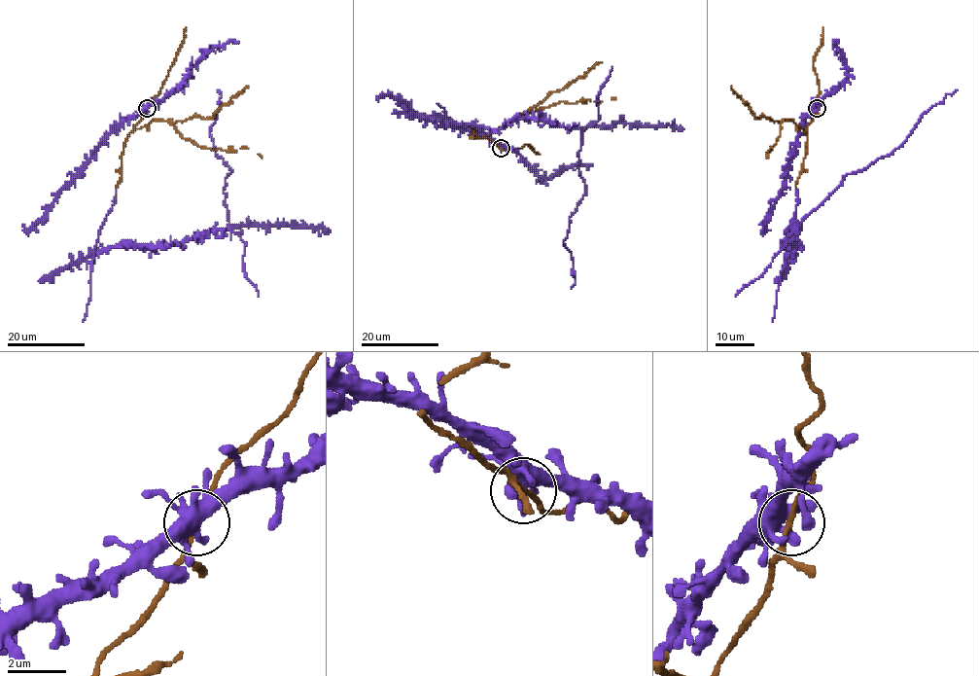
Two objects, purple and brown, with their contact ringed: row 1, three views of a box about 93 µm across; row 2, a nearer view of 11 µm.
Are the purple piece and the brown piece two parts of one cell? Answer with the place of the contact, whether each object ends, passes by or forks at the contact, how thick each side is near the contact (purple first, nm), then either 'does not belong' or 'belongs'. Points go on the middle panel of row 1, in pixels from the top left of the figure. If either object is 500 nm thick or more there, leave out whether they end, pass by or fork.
at (501, 148); purple forks there; brown passes by; 440 nm thick on the purple side, 170 nm on the other; belongs

